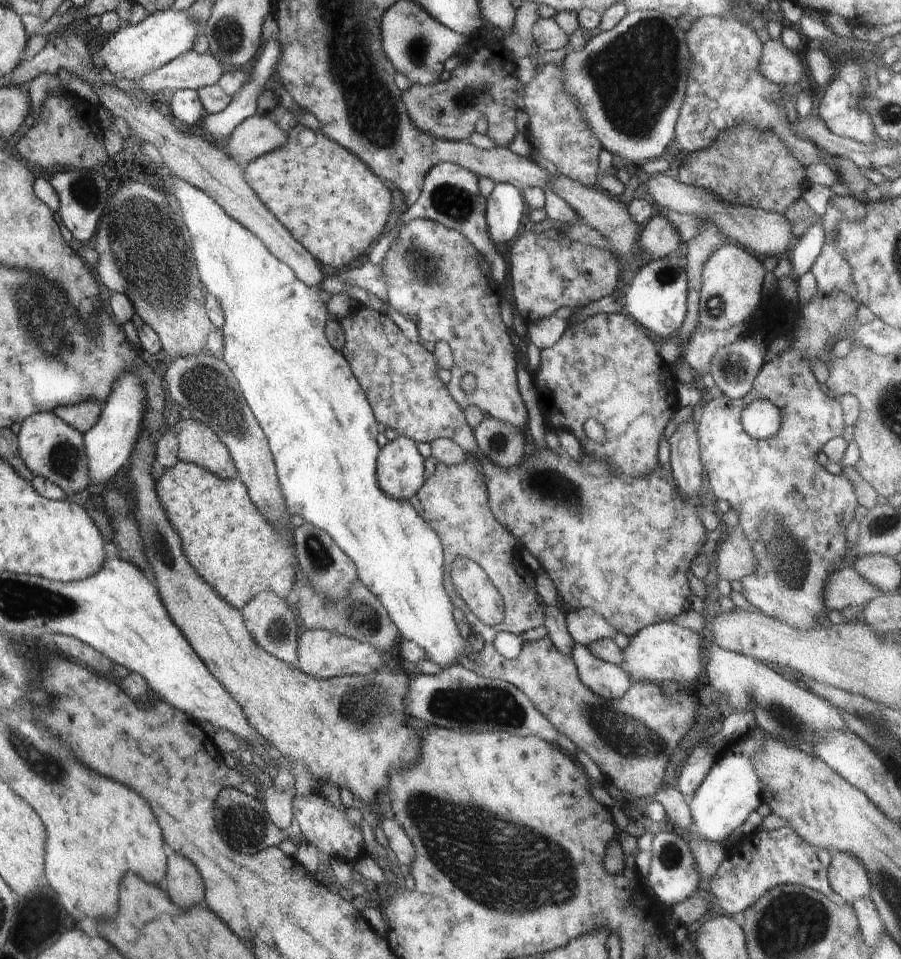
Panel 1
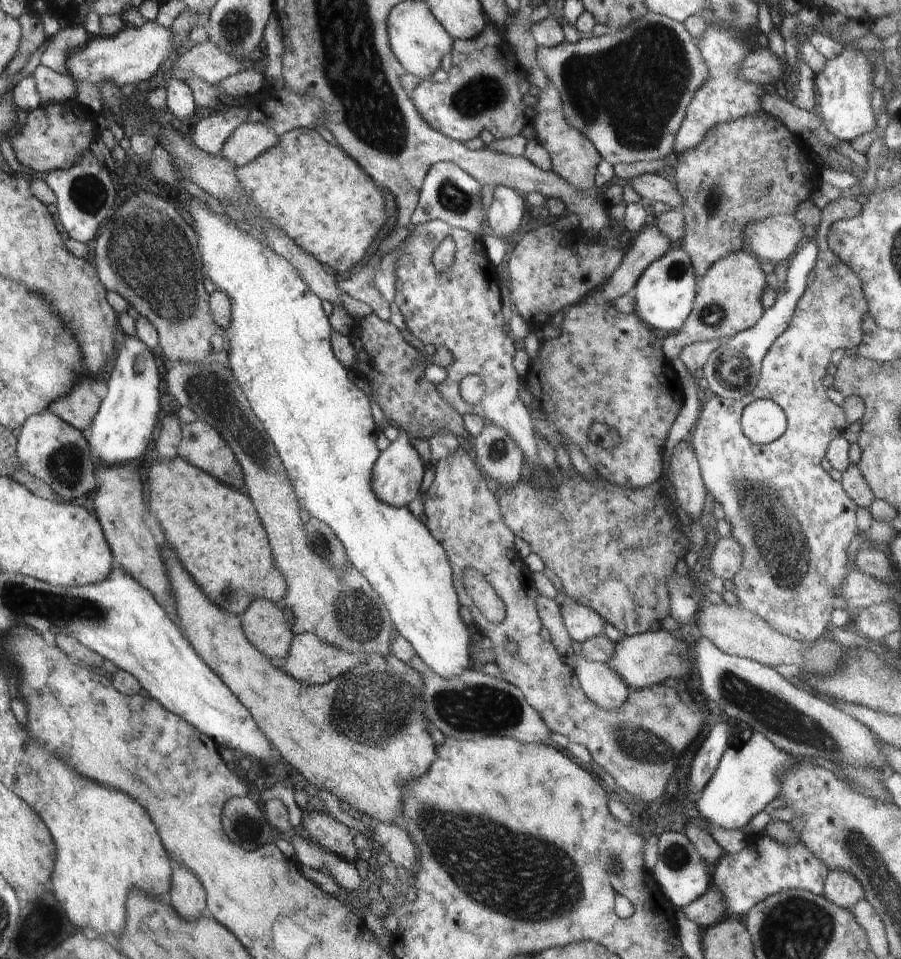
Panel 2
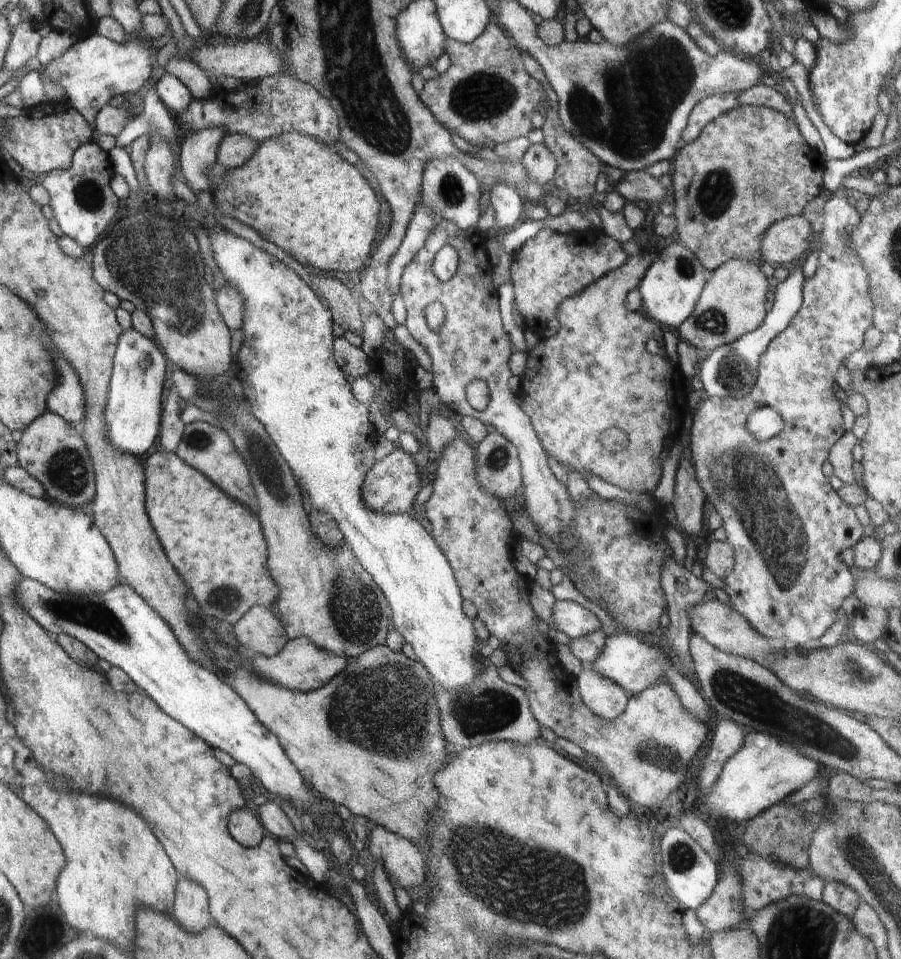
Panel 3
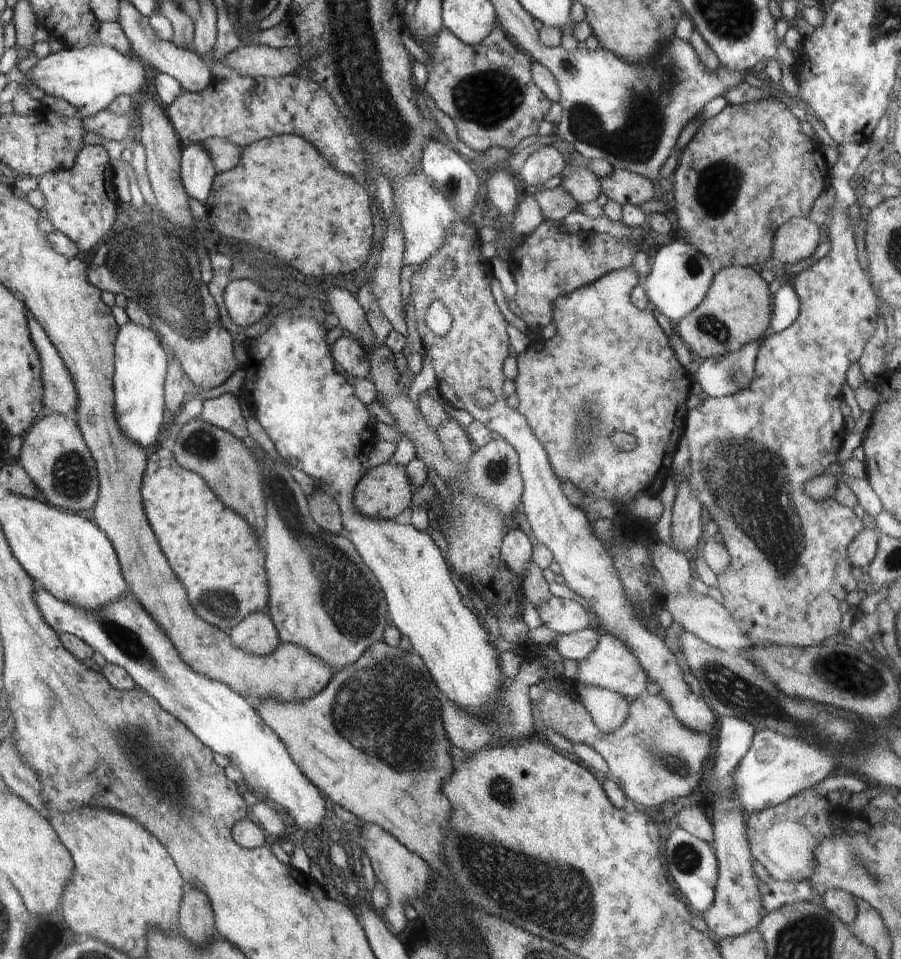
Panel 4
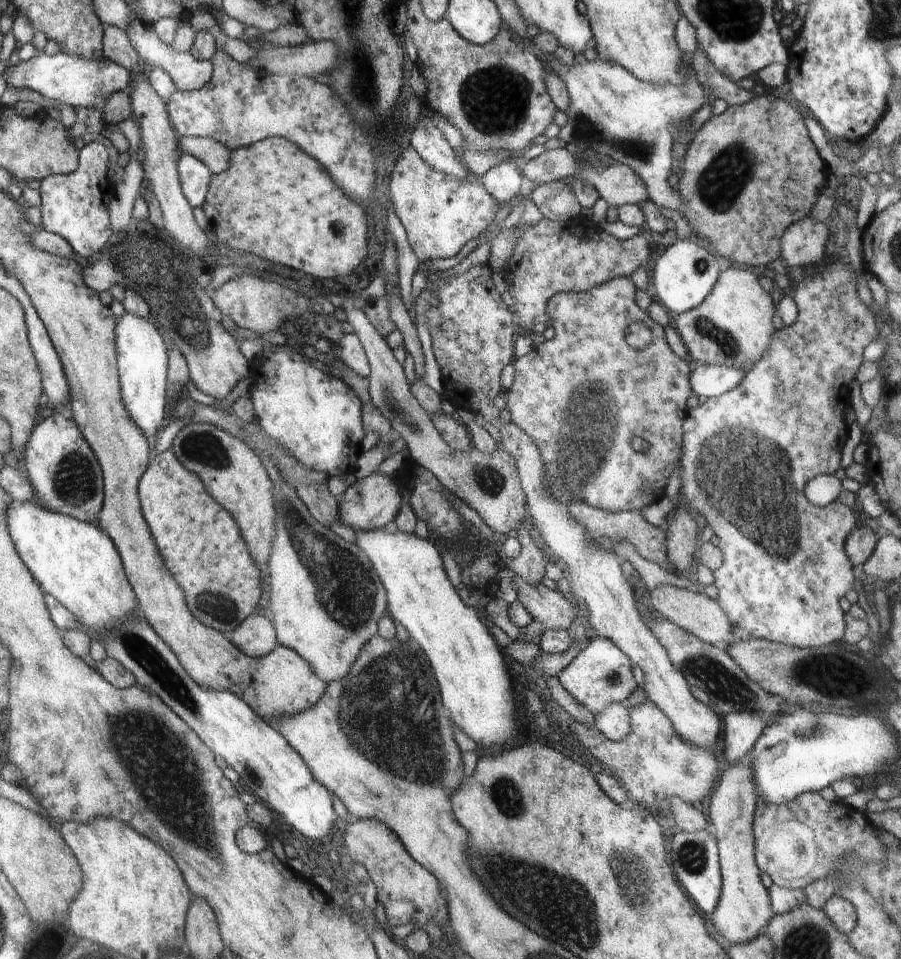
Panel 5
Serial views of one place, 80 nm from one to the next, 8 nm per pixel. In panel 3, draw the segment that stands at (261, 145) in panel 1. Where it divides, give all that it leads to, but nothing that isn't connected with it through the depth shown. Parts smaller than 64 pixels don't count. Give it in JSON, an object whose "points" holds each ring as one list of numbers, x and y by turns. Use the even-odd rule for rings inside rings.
{"points":[[224,134,217,146,217,162,228,170,242,166,252,156,257,145,247,136]]}

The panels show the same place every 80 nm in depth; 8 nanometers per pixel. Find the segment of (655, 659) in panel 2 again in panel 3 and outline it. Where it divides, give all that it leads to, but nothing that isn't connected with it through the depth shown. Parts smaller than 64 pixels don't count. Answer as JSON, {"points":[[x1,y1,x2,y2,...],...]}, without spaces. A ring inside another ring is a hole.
{"points":[[619,631,616,635,606,637,603,651,591,662,591,667,598,675,621,686,628,696,636,696,664,679,662,667,668,659,672,660,660,646,647,643,636,634]]}

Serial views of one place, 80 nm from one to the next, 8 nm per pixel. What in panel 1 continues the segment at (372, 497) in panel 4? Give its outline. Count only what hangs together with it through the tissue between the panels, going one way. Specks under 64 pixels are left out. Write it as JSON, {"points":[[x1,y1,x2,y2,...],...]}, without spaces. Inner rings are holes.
{"points":[[411,438,388,441,377,456,379,487,393,499,408,501,424,484,424,458]]}

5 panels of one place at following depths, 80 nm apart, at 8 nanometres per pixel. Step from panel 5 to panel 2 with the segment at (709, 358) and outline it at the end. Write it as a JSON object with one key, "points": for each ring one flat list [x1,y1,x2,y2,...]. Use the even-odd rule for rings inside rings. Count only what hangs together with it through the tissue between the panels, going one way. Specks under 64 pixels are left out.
{"points":[[749,250,730,253,716,261,698,280,694,306,686,322,661,344,668,360,679,356,684,346,700,341,729,339,752,328,763,315,761,296,766,288,761,261]]}

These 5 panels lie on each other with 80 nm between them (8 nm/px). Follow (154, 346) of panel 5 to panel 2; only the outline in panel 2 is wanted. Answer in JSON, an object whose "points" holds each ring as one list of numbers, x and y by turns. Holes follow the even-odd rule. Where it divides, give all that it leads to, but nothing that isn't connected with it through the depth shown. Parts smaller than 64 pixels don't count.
{"points":[[124,335,116,352,115,363,106,380,106,396,100,403,94,422,85,432,98,465,132,463,149,448,152,426,158,420,160,375,148,345,137,335]]}

